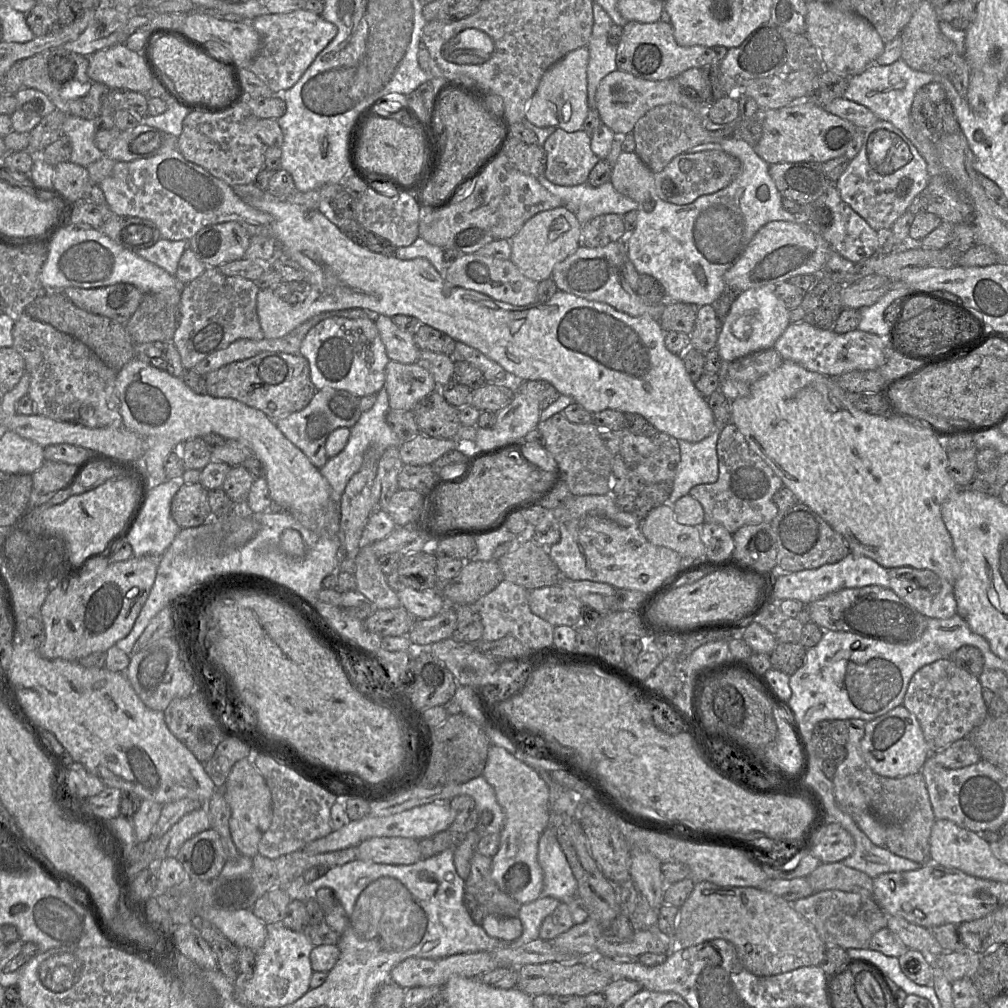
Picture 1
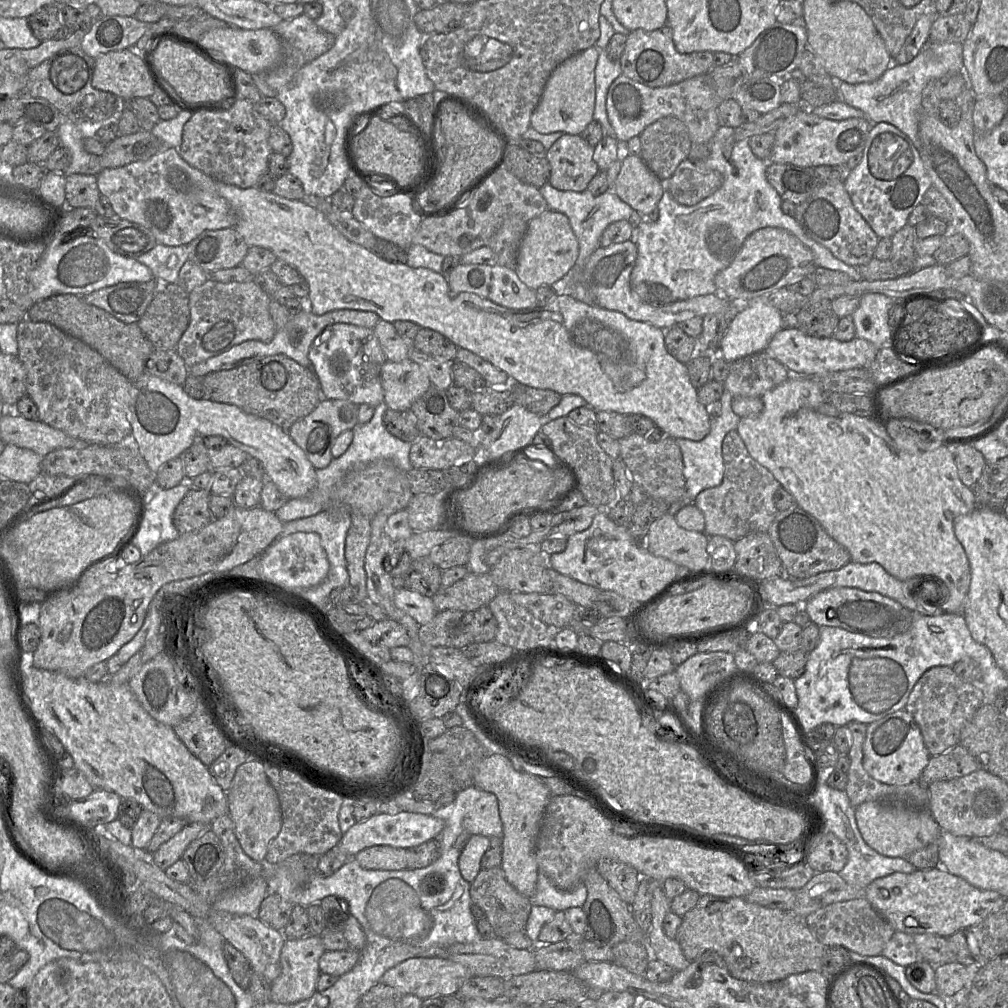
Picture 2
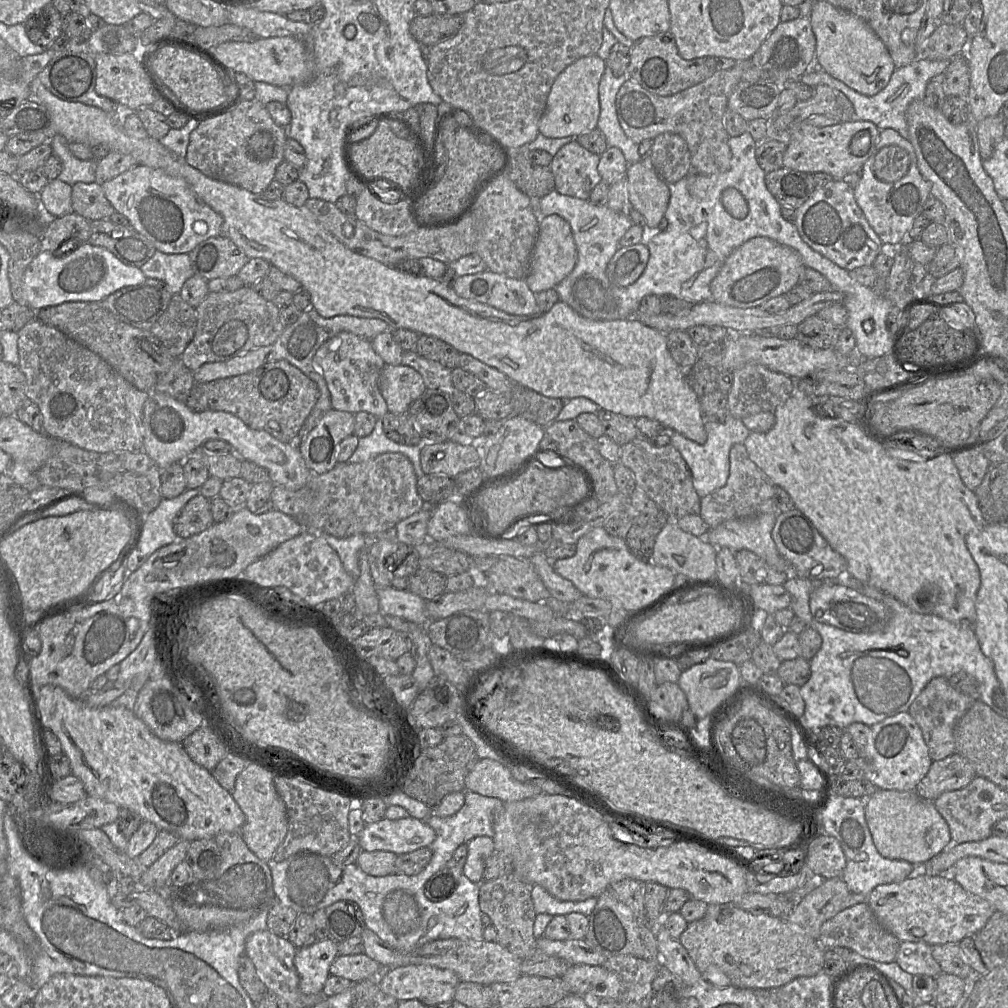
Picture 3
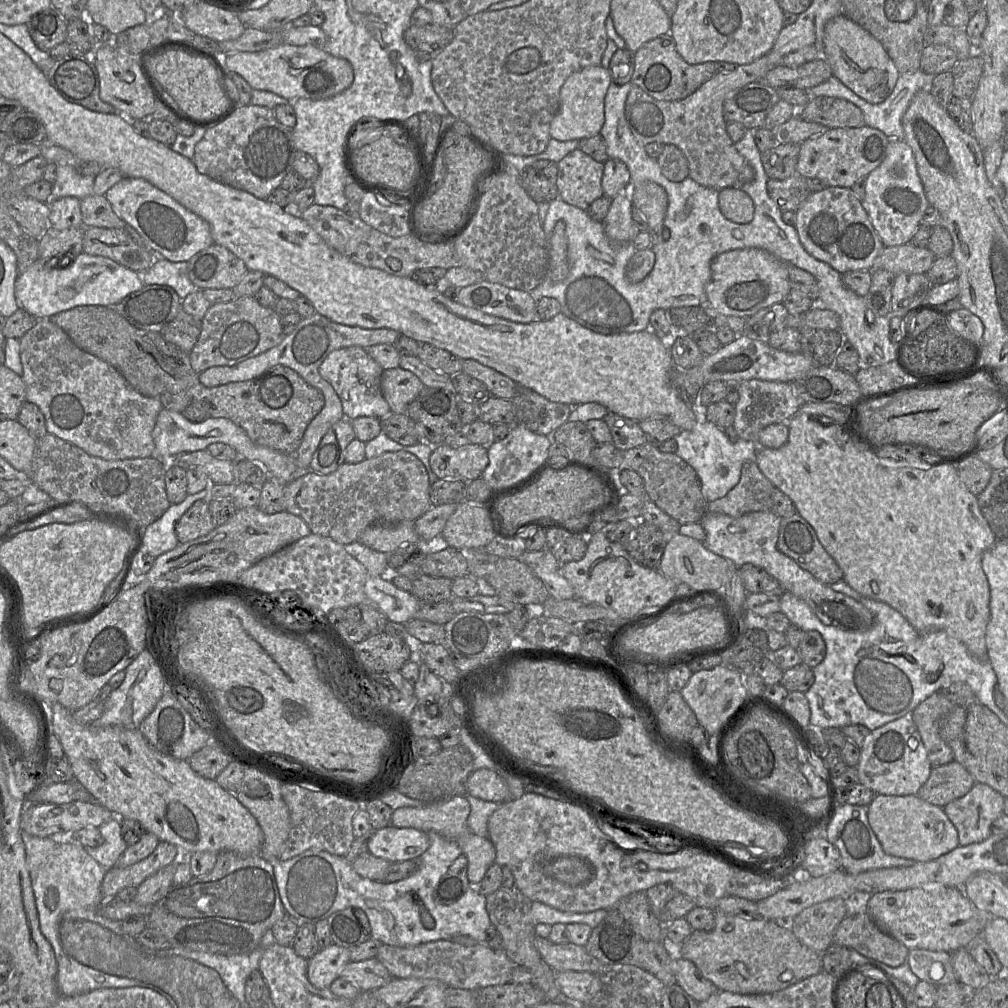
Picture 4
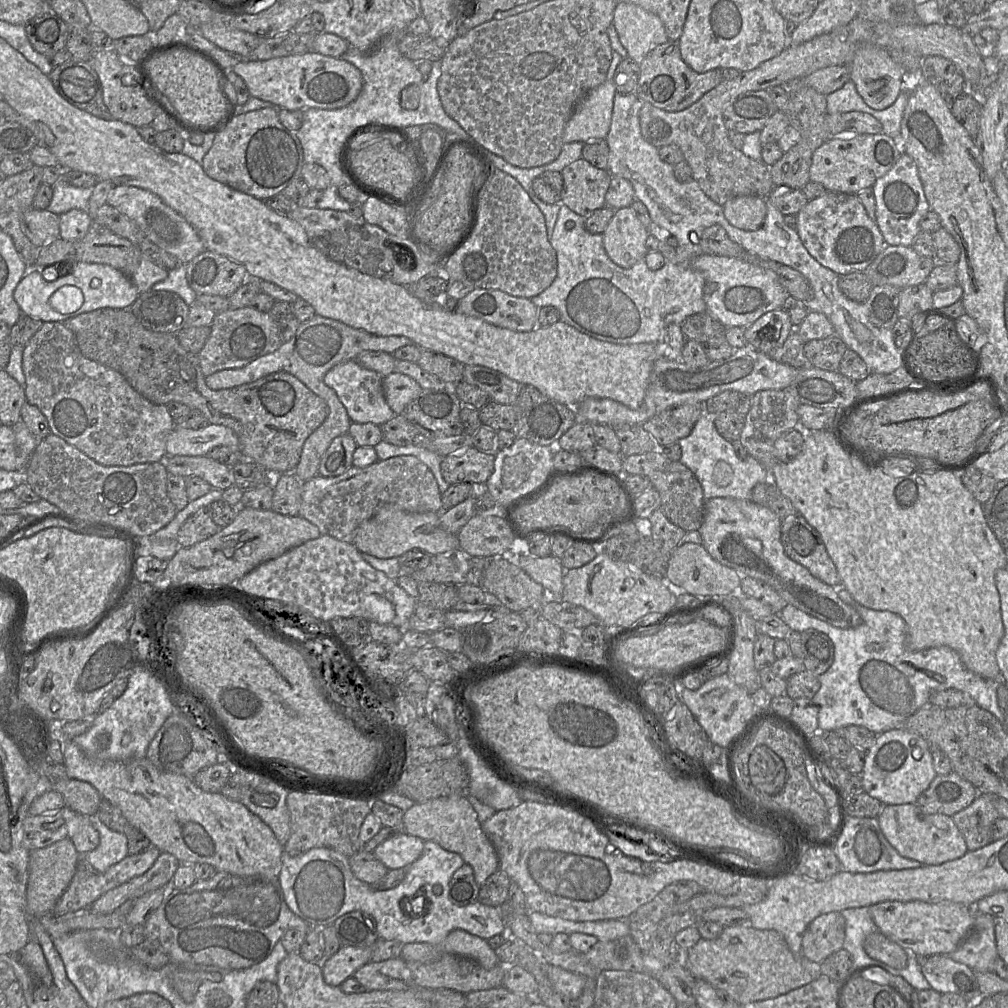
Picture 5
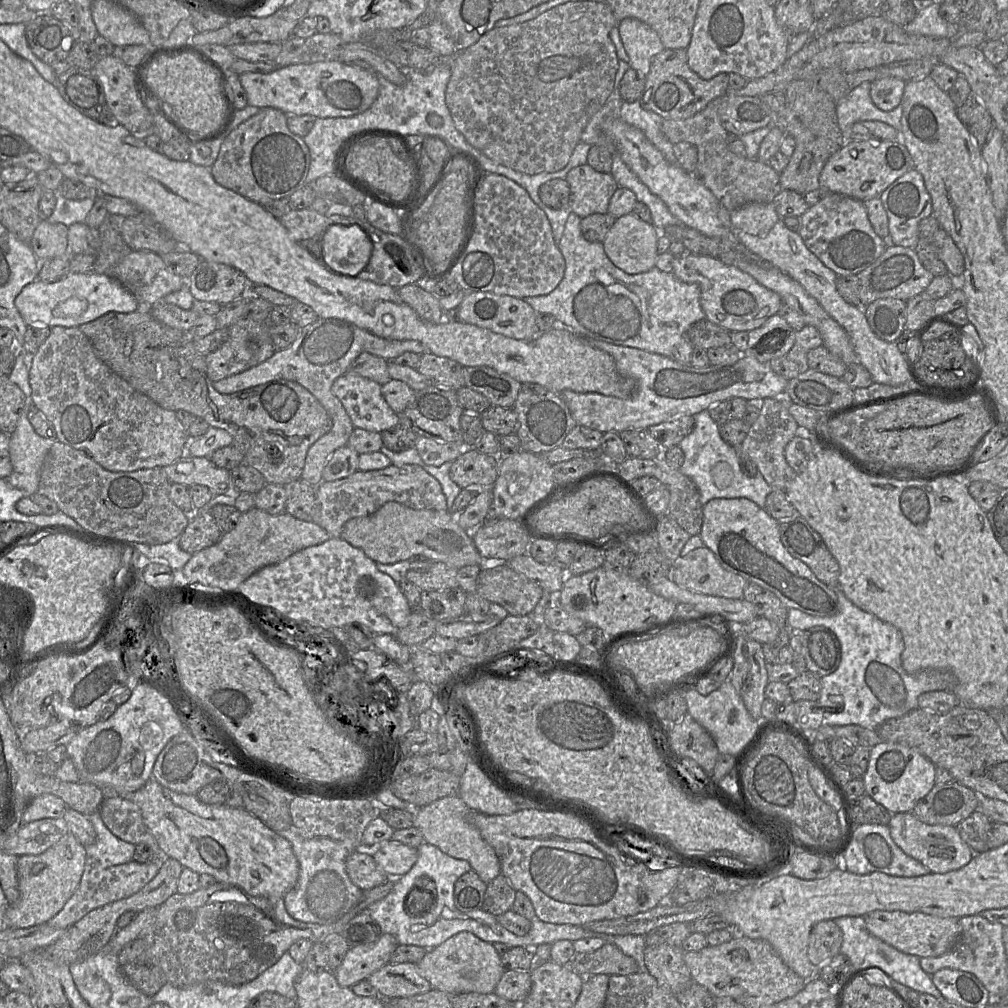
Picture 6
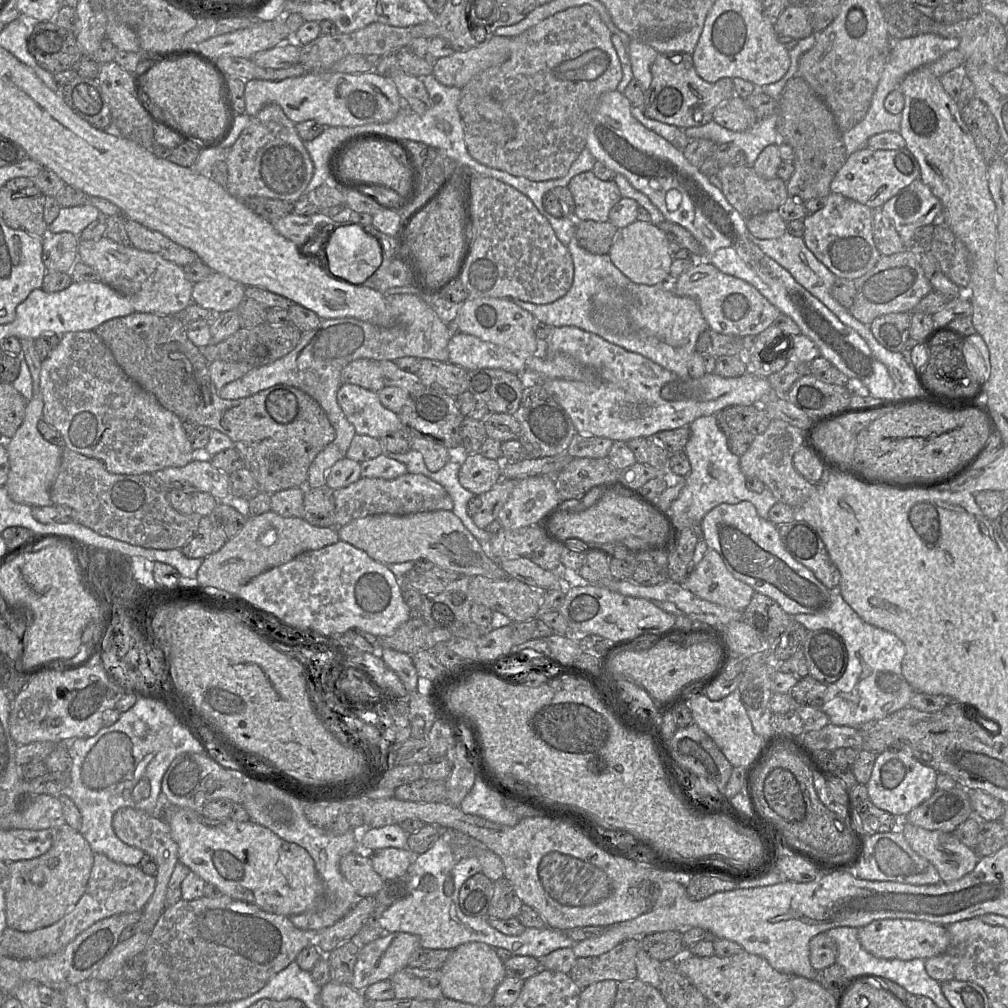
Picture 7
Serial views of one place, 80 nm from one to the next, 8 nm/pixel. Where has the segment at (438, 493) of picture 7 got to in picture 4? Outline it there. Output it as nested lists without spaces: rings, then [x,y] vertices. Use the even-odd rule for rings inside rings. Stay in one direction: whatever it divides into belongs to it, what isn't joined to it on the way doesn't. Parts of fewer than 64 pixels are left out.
[[[405,451],[386,452],[356,464],[343,463],[327,475],[300,472],[285,484],[285,511],[303,519],[311,534],[346,545],[357,541],[370,525],[391,525],[419,518],[432,507],[430,486],[427,470],[416,456]]]

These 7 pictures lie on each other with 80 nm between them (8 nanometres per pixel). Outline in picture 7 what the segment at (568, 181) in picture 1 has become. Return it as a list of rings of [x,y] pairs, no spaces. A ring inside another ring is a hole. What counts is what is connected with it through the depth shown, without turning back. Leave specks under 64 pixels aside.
[[[592,171],[574,176],[568,188],[574,199],[576,220],[606,222],[611,208],[622,198],[613,180],[601,180]]]

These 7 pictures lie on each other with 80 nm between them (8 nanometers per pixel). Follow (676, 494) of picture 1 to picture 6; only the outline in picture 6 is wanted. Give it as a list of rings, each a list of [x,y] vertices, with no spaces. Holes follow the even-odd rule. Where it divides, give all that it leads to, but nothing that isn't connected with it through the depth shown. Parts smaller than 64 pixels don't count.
[[[706,410],[694,416],[694,427],[681,440],[679,447],[684,454],[680,471],[696,485],[702,506],[712,499],[746,498],[765,508],[772,487],[759,472],[749,476],[743,471],[736,449],[721,438],[717,423]]]

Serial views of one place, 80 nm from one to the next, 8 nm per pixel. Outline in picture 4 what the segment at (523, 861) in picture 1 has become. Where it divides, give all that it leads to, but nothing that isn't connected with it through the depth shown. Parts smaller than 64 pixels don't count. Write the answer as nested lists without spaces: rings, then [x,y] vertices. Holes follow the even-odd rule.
[[[475,769],[467,780],[467,793],[477,798],[503,803],[509,801],[506,781],[494,770]]]

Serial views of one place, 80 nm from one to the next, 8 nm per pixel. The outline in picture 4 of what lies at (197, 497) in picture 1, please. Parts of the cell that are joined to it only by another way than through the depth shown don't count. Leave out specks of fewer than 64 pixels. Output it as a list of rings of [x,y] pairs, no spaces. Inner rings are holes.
[[[198,500],[178,520],[175,534],[179,543],[186,543],[207,535],[216,527],[208,502]]]

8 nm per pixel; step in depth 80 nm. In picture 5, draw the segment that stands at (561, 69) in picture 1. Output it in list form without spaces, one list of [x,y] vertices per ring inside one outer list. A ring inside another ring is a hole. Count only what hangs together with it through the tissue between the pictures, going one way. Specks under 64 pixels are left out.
[[[610,80],[587,92],[577,103],[565,125],[564,144],[606,140],[616,93]]]

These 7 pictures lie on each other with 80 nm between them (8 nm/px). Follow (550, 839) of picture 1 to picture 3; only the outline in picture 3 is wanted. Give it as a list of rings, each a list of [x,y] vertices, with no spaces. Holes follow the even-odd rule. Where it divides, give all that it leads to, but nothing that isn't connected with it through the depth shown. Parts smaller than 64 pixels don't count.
[[[540,885],[531,886],[531,895],[536,915],[549,914],[554,917],[578,912],[588,917],[596,905],[596,898],[589,898],[584,901],[561,901]]]

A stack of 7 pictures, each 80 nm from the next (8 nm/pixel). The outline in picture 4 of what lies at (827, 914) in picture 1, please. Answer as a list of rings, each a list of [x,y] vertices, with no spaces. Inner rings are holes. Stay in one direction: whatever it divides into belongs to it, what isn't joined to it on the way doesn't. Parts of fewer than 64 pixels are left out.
[[[867,913],[846,916],[833,935],[833,945],[854,949],[889,967],[906,963],[909,952],[901,942],[878,928]]]

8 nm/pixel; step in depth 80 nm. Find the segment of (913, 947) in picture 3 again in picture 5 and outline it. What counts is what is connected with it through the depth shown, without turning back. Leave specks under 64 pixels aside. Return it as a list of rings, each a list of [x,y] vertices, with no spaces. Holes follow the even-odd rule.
[[[948,955],[927,957],[921,972],[930,987],[942,994],[954,993],[973,1004],[982,997],[975,973],[966,965],[952,960]]]

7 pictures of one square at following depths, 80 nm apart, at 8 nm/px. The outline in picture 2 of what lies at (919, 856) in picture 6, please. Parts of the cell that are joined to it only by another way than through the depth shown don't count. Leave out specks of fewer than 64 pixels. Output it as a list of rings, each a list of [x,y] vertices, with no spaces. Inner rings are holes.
[[[878,801],[860,804],[856,807],[855,818],[866,843],[879,854],[888,857],[905,858],[936,842],[943,831],[929,809],[917,809]]]

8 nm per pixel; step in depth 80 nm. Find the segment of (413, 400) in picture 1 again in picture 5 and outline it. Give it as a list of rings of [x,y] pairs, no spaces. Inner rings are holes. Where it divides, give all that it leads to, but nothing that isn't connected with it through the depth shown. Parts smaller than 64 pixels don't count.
[[[396,371],[382,379],[382,389],[385,400],[395,415],[401,414],[422,390],[414,379]]]

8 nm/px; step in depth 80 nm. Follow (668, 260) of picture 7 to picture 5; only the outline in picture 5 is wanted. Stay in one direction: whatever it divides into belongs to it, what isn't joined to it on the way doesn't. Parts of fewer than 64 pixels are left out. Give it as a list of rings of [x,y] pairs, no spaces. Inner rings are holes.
[[[629,206],[614,212],[603,233],[603,245],[616,265],[628,269],[644,260],[649,251],[646,245],[649,234]]]

